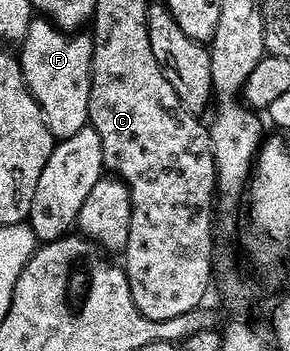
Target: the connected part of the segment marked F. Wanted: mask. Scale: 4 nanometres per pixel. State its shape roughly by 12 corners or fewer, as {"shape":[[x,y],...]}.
{"shape":[[33,17],[22,76],[53,139],[89,125],[92,34]]}

